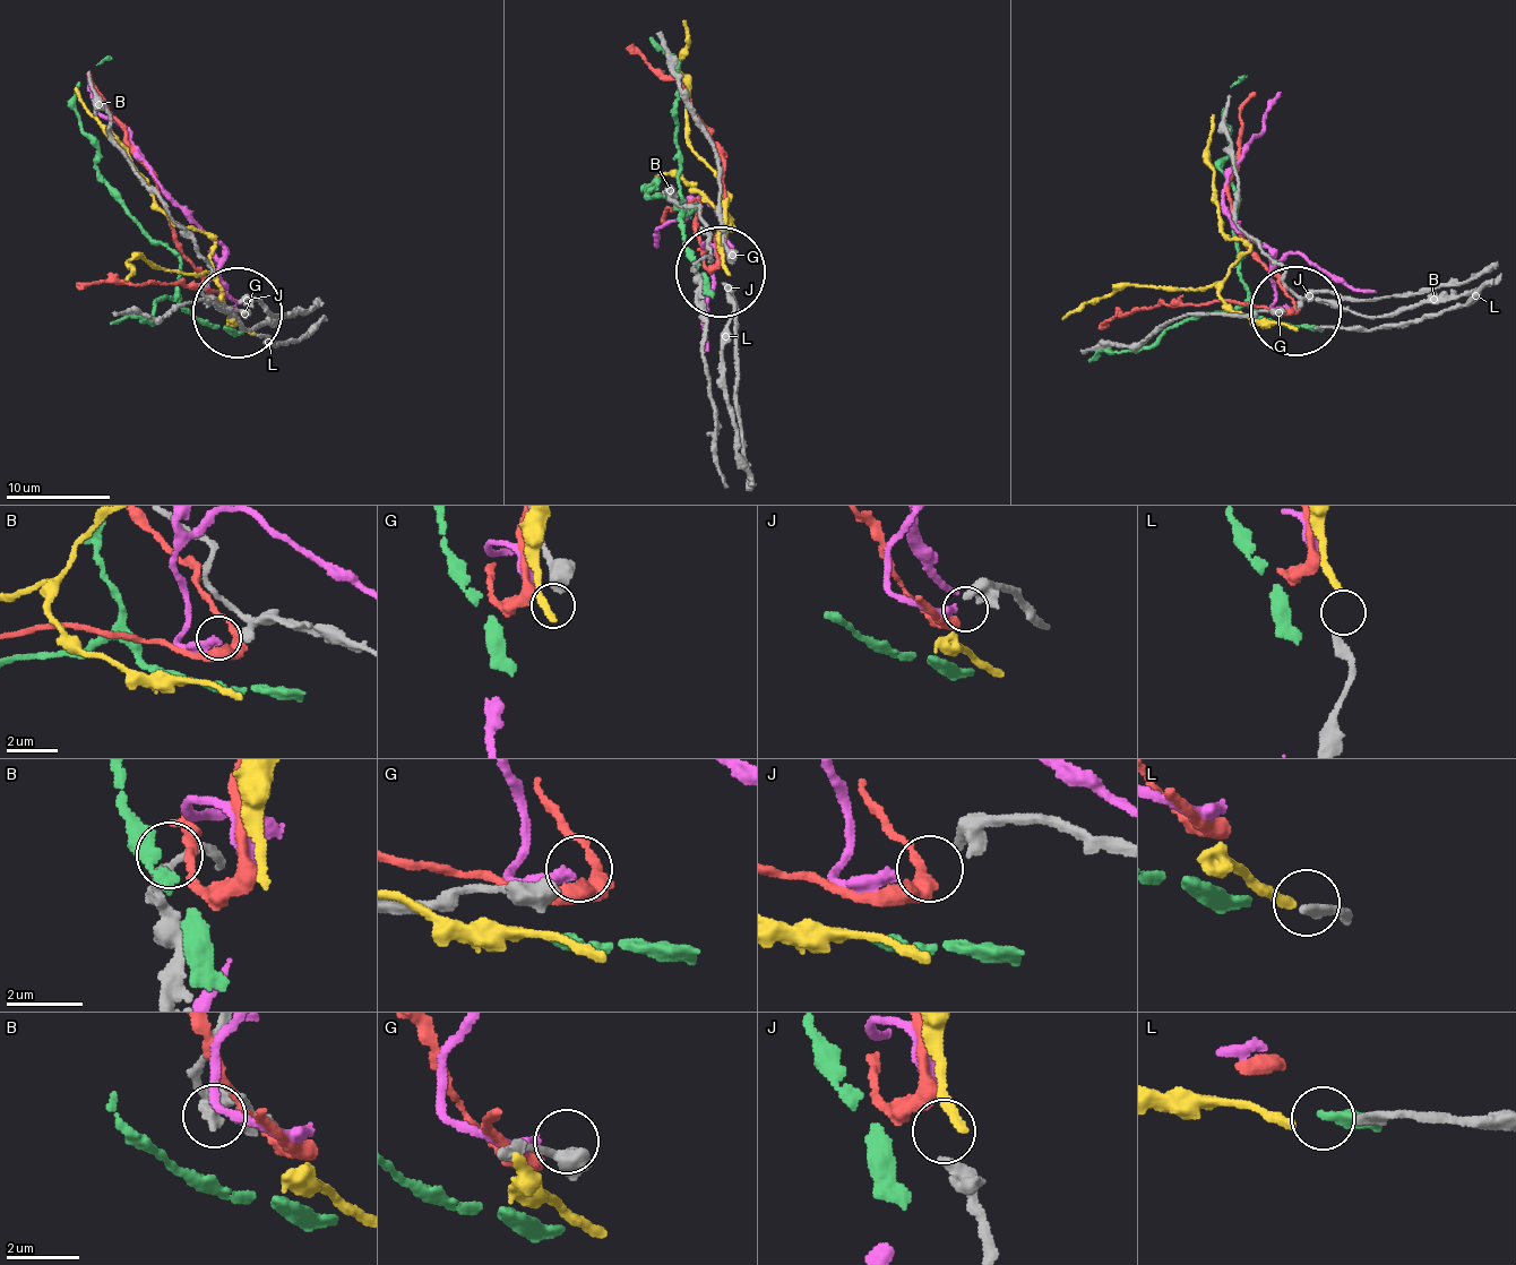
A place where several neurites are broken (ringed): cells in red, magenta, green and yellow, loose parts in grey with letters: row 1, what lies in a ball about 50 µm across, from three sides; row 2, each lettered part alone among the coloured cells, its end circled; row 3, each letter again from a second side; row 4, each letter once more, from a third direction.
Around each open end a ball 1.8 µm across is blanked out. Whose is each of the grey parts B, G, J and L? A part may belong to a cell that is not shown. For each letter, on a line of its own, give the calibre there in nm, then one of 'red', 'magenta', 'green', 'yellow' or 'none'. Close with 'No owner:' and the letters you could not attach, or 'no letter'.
B: 300 nm | none
G: 380 nm | magenta
J: 360 nm | red
L: 300 nm | yellow
No owner: B

